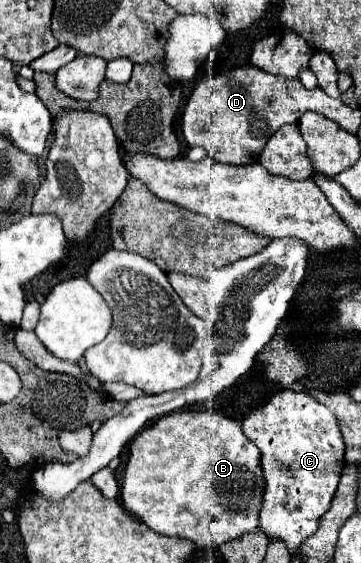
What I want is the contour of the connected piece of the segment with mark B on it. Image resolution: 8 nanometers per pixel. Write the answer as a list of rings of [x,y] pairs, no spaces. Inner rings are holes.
[[[177,411],[177,413],[169,413],[161,419],[157,419],[153,425],[145,427],[131,443],[129,447],[131,455],[129,455],[129,463],[125,467],[125,477],[123,477],[123,487],[121,487],[121,501],[123,507],[137,515],[141,521],[145,521],[145,525],[157,533],[165,533],[165,535],[175,535],[175,537],[185,537],[189,541],[193,541],[199,547],[219,547],[223,543],[227,543],[229,539],[235,539],[237,535],[243,535],[245,531],[251,531],[257,527],[257,509],[261,509],[261,495],[263,495],[263,471],[261,471],[261,453],[259,449],[253,445],[253,441],[249,441],[243,431],[241,431],[241,423],[235,419],[229,419],[221,413],[215,411]]]

